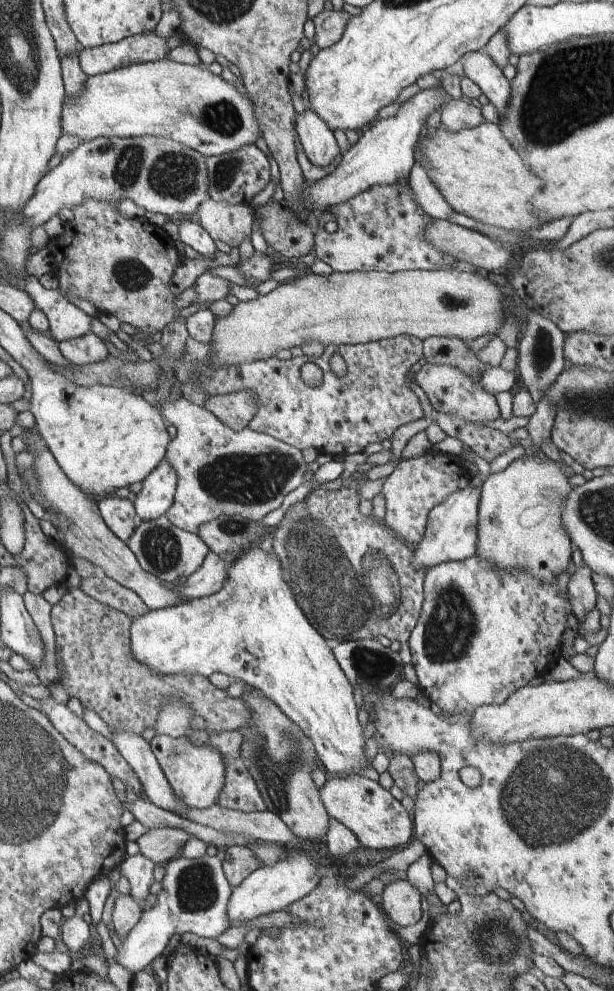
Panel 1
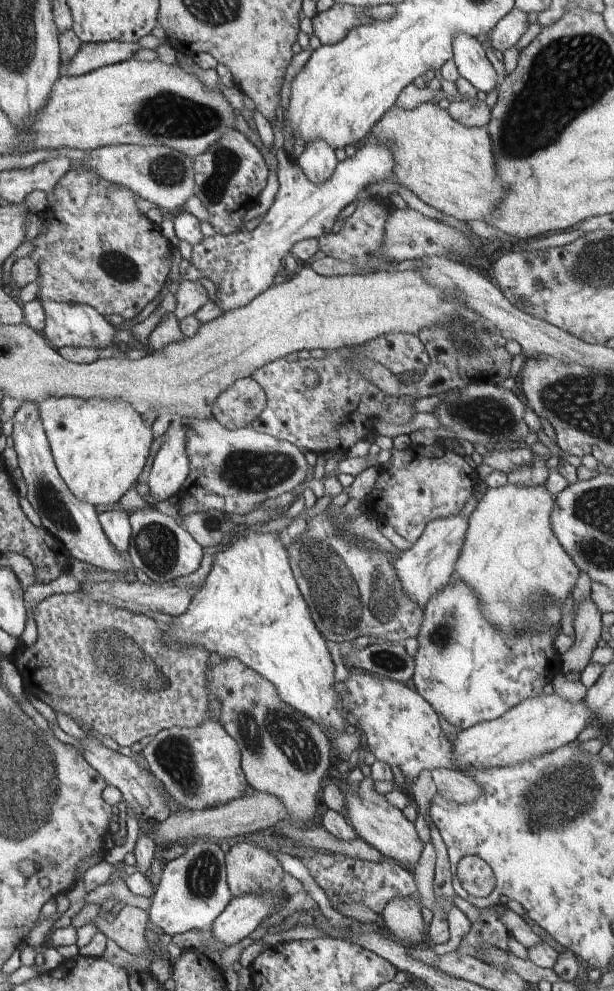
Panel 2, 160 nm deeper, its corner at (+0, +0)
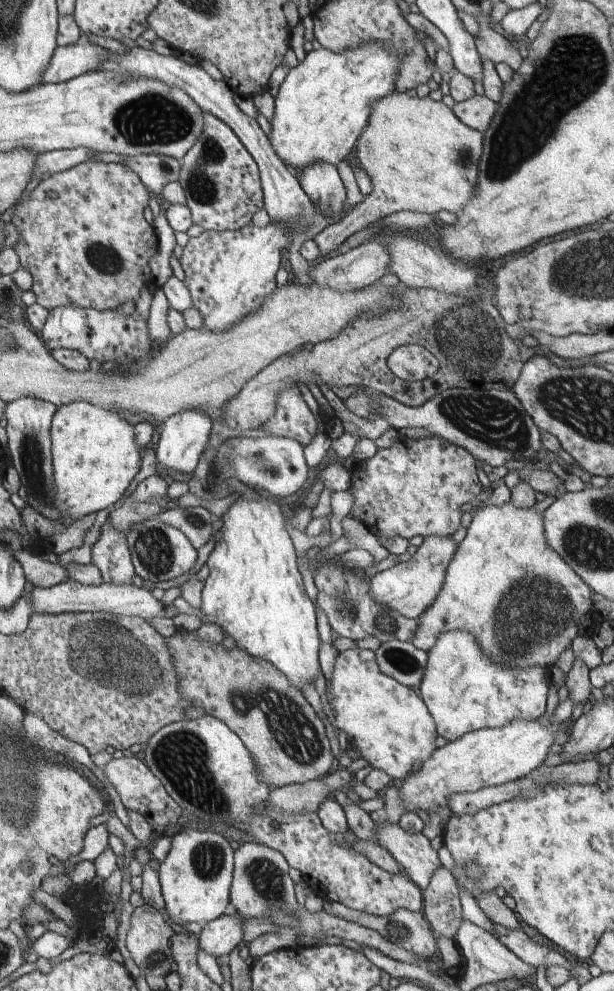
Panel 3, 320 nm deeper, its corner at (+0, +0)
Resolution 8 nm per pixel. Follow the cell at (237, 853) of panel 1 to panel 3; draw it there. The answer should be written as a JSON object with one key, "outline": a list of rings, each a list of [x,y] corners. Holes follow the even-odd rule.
{"outline":[[[244,840],[234,852],[230,905],[240,916],[265,918],[268,924],[274,924],[274,930],[270,928],[270,932],[265,932],[265,935],[258,936],[258,939],[248,944],[250,956],[254,960],[282,948],[297,947],[300,934],[294,922],[294,914],[304,908],[296,901],[295,884],[290,878],[289,868],[280,852],[262,844]]]}

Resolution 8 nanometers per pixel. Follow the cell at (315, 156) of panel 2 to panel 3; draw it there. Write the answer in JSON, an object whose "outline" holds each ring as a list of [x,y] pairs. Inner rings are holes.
{"outline":[[[324,162],[312,164],[302,171],[299,183],[329,223],[342,219],[347,190],[336,166]]]}

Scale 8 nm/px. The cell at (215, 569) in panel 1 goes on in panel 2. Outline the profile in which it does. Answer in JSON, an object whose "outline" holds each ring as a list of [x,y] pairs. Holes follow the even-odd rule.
{"outline":[[[125,580],[112,583],[86,583],[81,584],[78,591],[82,595],[88,596],[96,603],[105,603],[116,609],[124,609],[132,613],[143,614],[167,614],[168,616],[178,617],[187,612],[188,606],[193,600],[196,591],[188,591],[177,588],[176,586],[146,586],[142,582],[127,582]]]}

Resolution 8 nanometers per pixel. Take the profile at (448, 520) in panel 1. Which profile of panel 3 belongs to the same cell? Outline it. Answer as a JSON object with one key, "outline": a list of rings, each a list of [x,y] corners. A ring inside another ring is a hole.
{"outline":[[[432,534],[424,537],[424,542],[418,546],[414,554],[409,555],[406,561],[396,564],[387,571],[378,572],[371,578],[370,599],[376,600],[388,610],[396,610],[406,618],[418,619],[440,594],[448,566],[458,545],[458,542],[450,536]]]}

